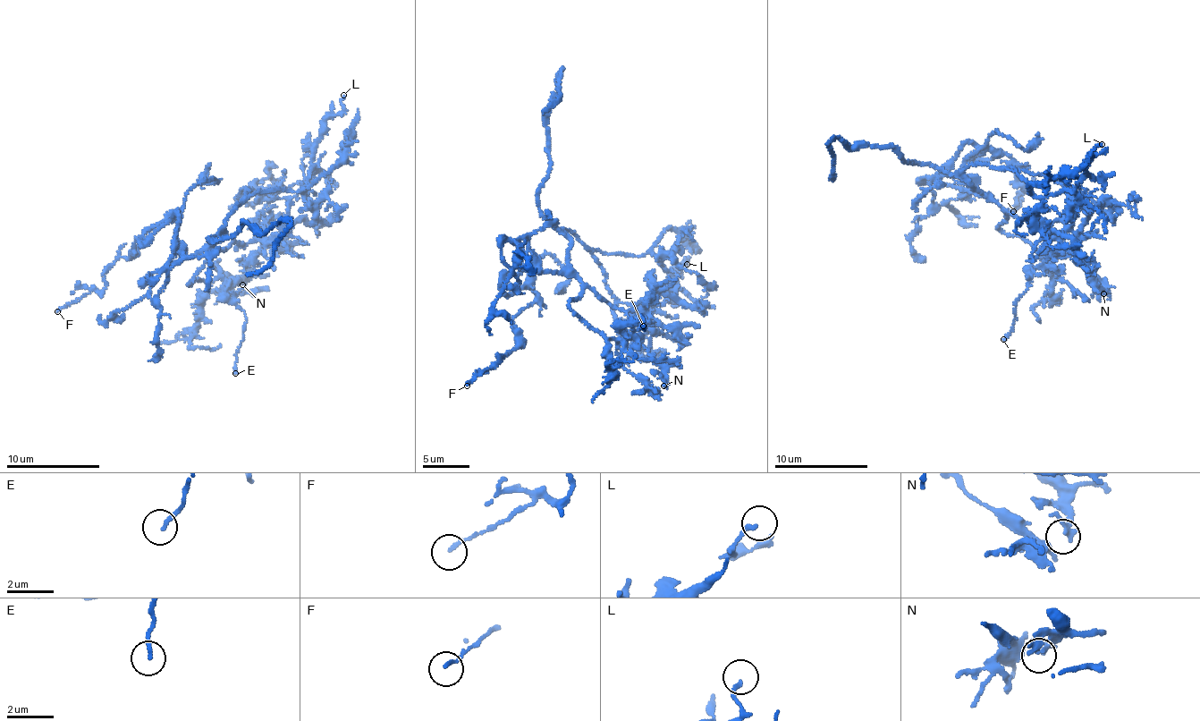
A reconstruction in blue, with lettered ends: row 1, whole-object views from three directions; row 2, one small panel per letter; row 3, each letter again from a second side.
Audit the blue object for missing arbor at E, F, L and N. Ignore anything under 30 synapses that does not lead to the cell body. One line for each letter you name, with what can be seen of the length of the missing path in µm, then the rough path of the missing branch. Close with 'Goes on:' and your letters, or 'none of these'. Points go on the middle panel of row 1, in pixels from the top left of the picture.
Goes on: none of these

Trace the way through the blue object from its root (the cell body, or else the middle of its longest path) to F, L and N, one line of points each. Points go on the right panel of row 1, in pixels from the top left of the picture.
F: (982, 193), (974, 191), (964, 163), (981, 148), (1001, 150), (1014, 163), (1016, 182), (1027, 187), (1013, 211)
L: (982, 193), (963, 170), (978, 164), (1005, 168), (1033, 195), (1057, 195), (1077, 185), (1089, 154), (1102, 144)
N: (982, 193), (1020, 218), (1035, 219), (1060, 242), (1057, 255), (1072, 255), (1103, 293)

